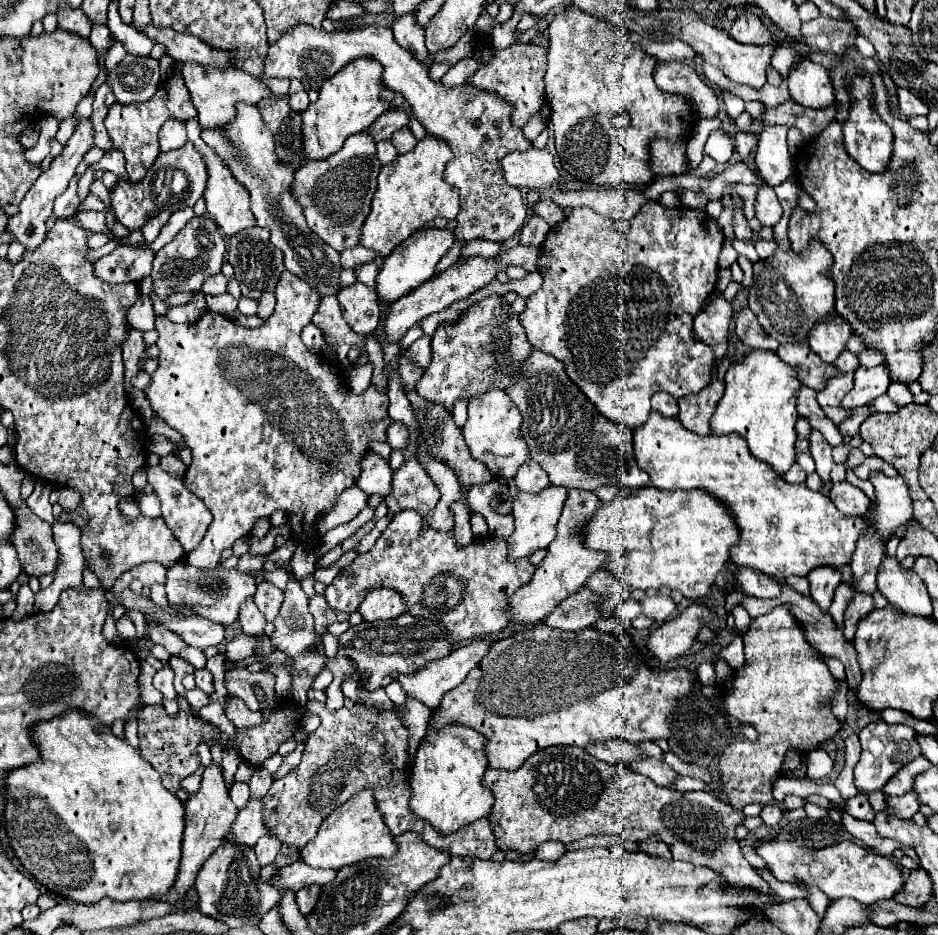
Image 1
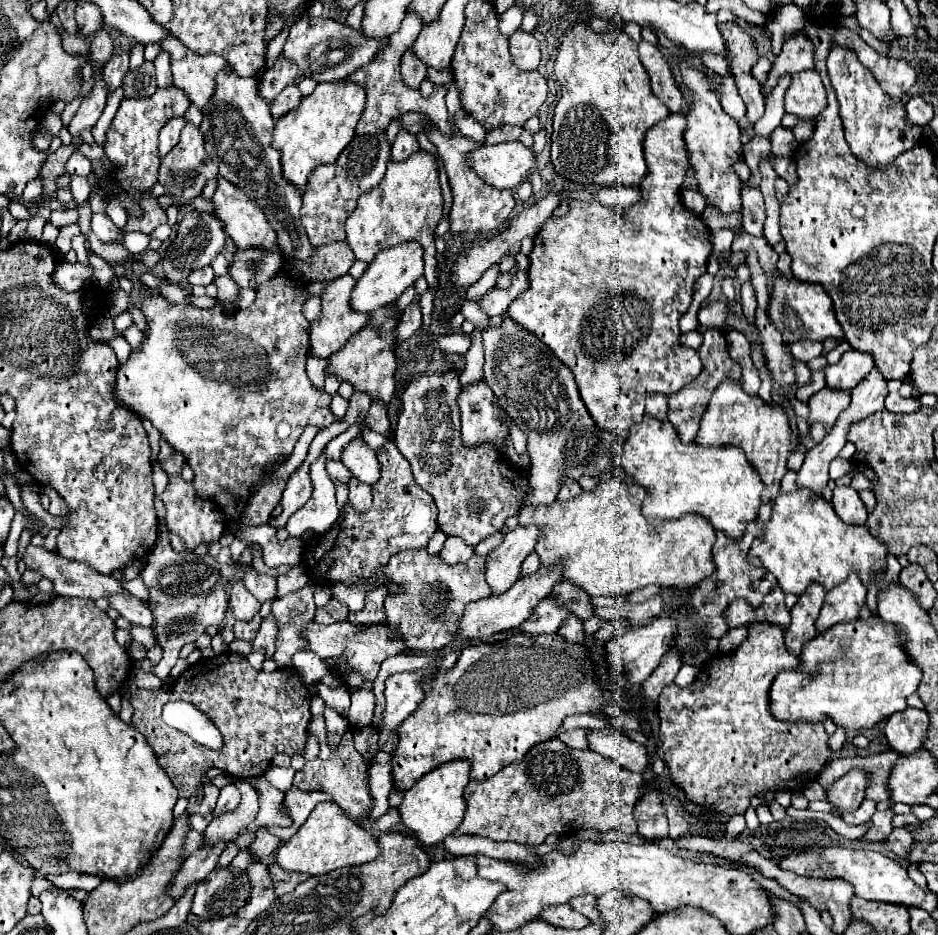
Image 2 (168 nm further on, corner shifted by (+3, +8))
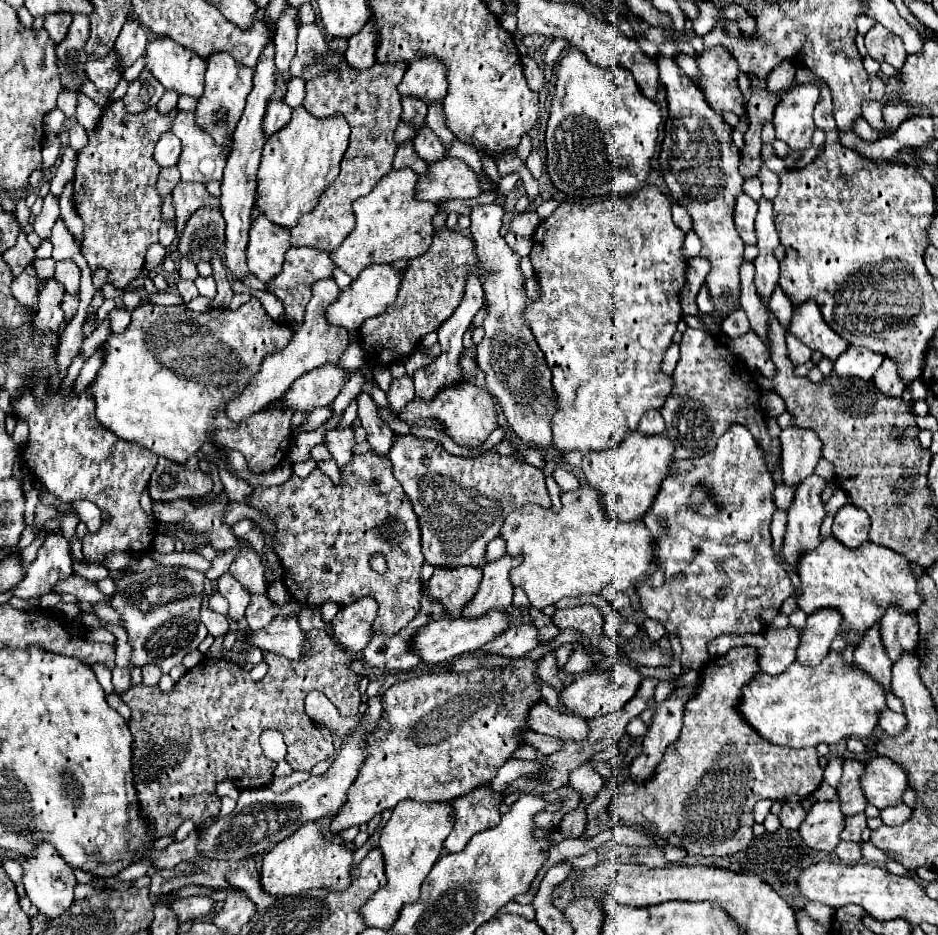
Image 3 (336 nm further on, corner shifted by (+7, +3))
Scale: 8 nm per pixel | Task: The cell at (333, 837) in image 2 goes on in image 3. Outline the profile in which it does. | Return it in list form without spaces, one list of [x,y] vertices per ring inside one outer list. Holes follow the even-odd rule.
[[[307,821],[301,825],[291,837],[277,843],[265,857],[261,867],[261,885],[267,893],[275,897],[285,897],[291,893],[299,893],[301,889],[347,889],[351,885],[351,869],[353,869],[353,849],[349,849],[341,841],[331,841],[323,835],[323,827],[319,821]]]

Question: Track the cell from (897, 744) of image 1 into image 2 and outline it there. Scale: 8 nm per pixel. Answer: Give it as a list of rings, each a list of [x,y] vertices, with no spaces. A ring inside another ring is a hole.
[[[851,770],[845,776],[841,776],[835,784],[831,784],[831,788],[825,788],[825,800],[831,806],[835,806],[835,816],[843,816],[859,808],[859,804],[865,798],[865,786],[867,774],[863,770]]]

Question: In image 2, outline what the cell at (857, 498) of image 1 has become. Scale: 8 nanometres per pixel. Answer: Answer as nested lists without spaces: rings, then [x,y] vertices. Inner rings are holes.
[[[837,486],[833,490],[833,510],[845,524],[851,526],[863,526],[869,516],[865,504],[851,486]]]

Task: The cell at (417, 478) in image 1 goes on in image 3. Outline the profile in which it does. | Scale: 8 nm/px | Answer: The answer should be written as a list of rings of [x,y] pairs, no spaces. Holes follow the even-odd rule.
[[[375,451],[355,455],[341,473],[339,485],[321,469],[313,469],[305,479],[293,475],[277,487],[255,487],[249,505],[277,521],[275,553],[283,563],[283,583],[293,599],[319,607],[327,601],[349,605],[371,595],[379,603],[375,631],[393,635],[419,611],[419,569],[425,561],[419,517],[393,477],[387,455]],[[373,551],[381,551],[387,557],[387,573],[379,575],[369,567]]]

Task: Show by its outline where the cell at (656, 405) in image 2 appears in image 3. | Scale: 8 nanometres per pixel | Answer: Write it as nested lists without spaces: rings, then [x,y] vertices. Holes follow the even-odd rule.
[[[649,409],[641,421],[639,421],[639,431],[641,433],[647,433],[647,435],[657,435],[657,433],[663,433],[665,431],[665,423],[663,423],[663,417],[659,413],[659,409]]]

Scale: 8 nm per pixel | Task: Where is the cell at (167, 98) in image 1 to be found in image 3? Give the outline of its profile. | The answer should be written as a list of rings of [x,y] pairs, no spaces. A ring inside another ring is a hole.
[[[113,101],[103,109],[101,121],[97,129],[89,135],[89,145],[79,151],[77,169],[75,169],[75,209],[77,215],[85,223],[85,239],[81,243],[81,253],[87,259],[91,271],[97,267],[105,267],[109,271],[109,281],[127,289],[129,283],[141,273],[145,265],[145,251],[149,245],[157,243],[157,231],[161,227],[161,199],[155,191],[155,181],[159,175],[159,165],[153,159],[153,147],[161,133],[171,129],[179,109],[171,109],[169,113],[159,113],[155,107],[143,113],[129,113],[123,101]]]

